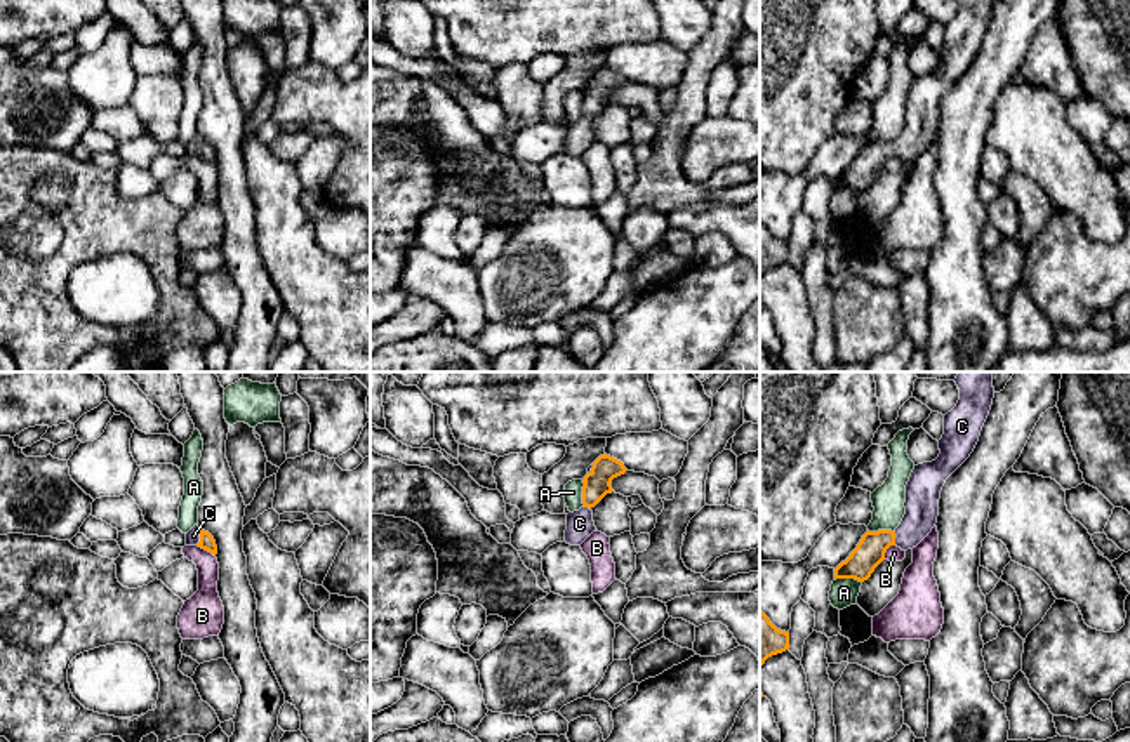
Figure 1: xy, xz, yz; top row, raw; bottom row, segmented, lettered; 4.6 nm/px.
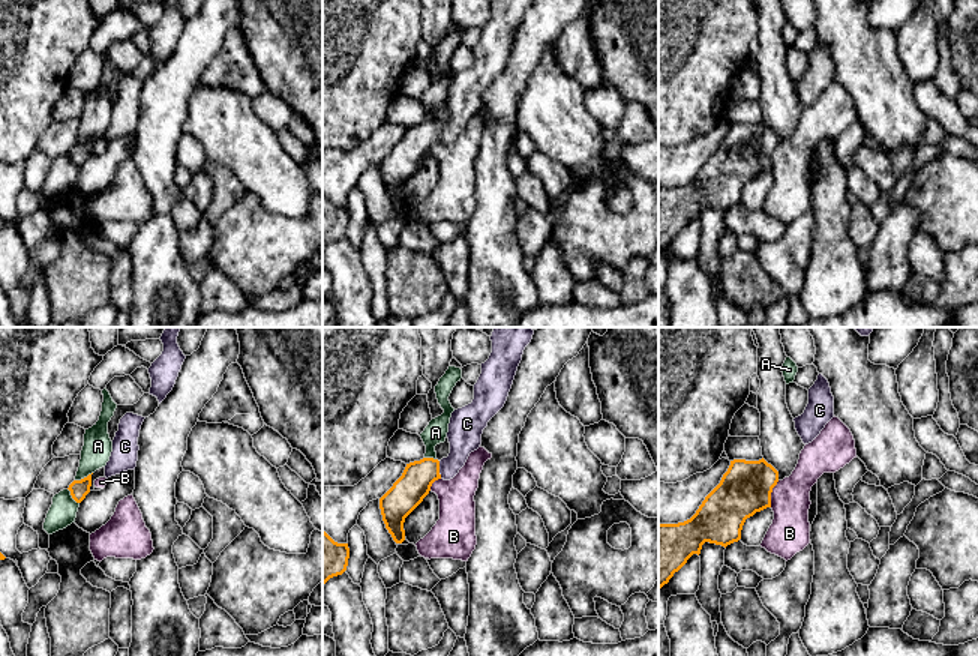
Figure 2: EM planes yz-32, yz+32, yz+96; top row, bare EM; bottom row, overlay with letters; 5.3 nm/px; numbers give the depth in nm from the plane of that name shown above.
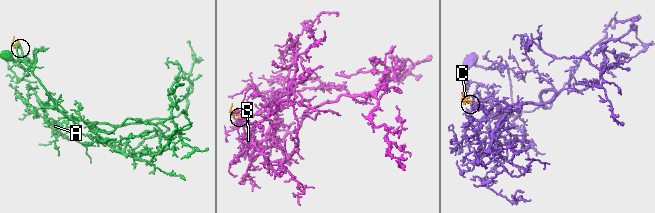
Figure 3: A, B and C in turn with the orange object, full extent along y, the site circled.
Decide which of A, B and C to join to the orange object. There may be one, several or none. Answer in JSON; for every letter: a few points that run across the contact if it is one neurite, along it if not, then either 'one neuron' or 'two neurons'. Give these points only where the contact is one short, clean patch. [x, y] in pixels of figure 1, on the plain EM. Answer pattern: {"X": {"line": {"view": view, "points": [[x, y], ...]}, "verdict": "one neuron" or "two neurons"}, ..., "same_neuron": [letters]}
{"A": {"line": {"view": "yz", "points": [[835, 190], [857, 190], [861, 193]]}, "verdict": "two neurons"}, "B": {"line": {"view": "xy", "points": [[197, 155], [214, 167]]}, "verdict": "two neurons"}, "C": {"line": {"view": "xy", "points": [[207, 153], [200, 148], [193, 146]]}, "verdict": "one neuron"}, "same_neuron": ["C"]}

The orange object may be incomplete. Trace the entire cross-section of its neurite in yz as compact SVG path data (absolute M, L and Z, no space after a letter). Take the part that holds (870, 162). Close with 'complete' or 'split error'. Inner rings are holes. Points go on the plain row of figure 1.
M960 0L956 17L944 26L939 68L914 76L906 96L906 125L892 141L866 142L850 167L834 179L836 189L864 193L885 170L890 156L916 158L935 137L946 90L970 68L989 26L994 0Z; split error

